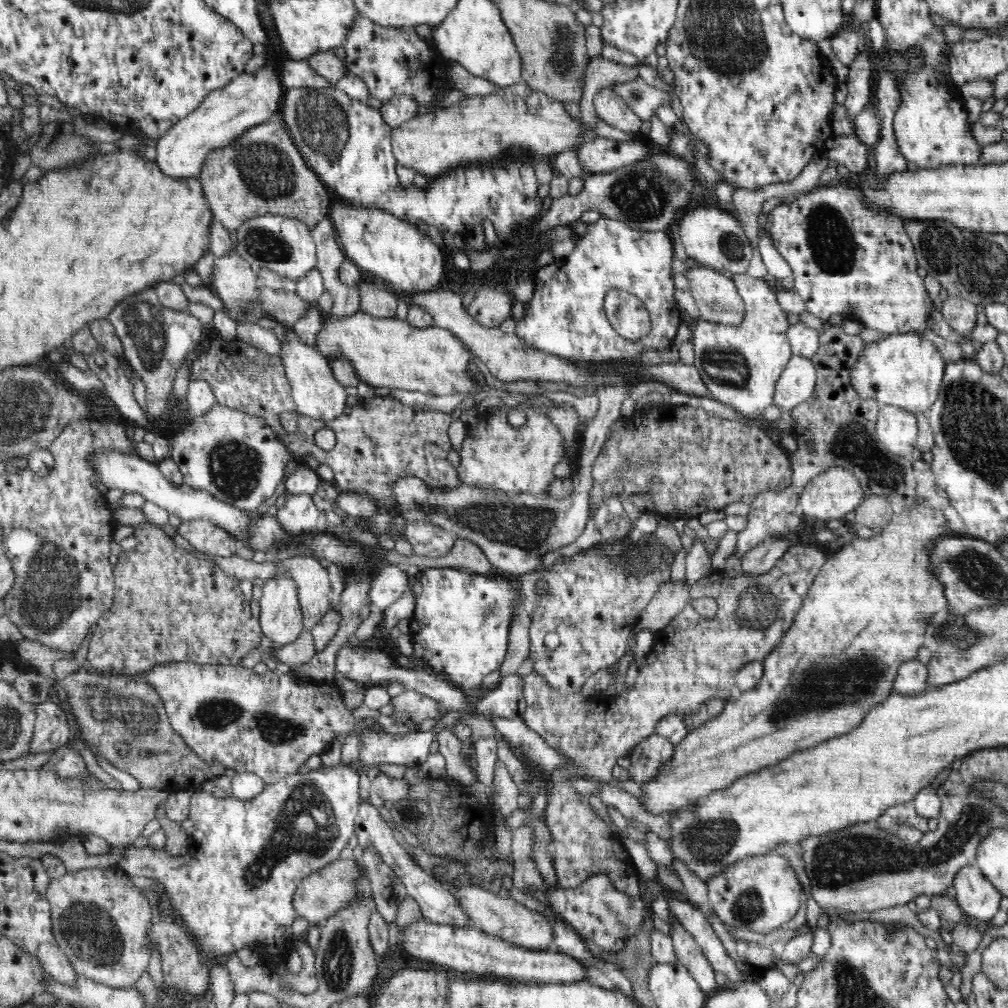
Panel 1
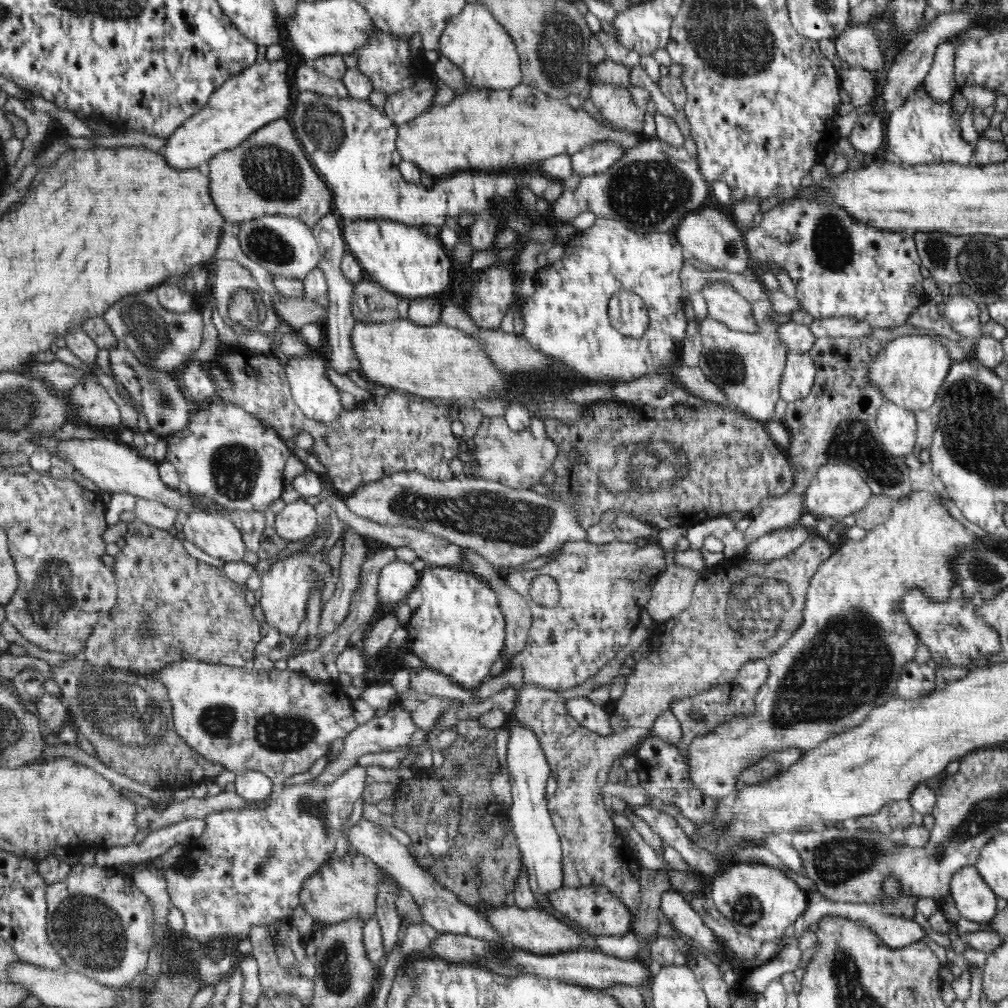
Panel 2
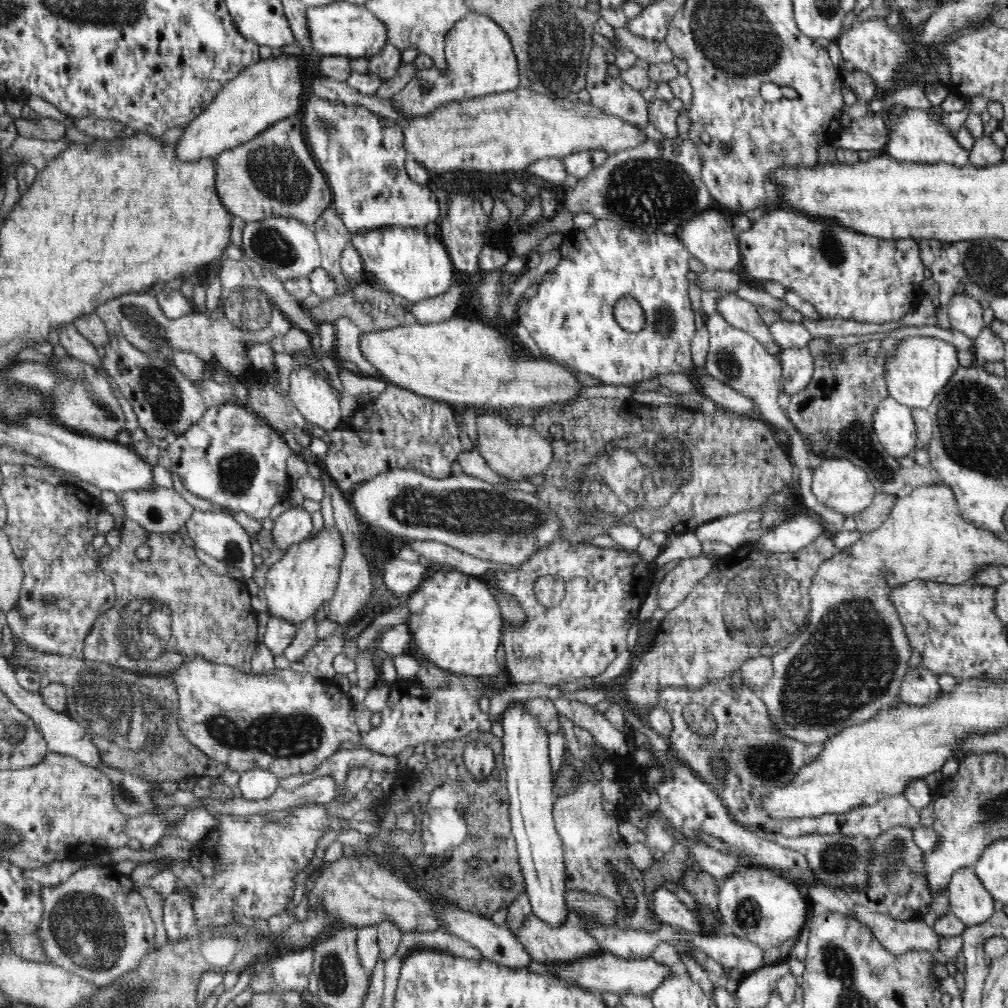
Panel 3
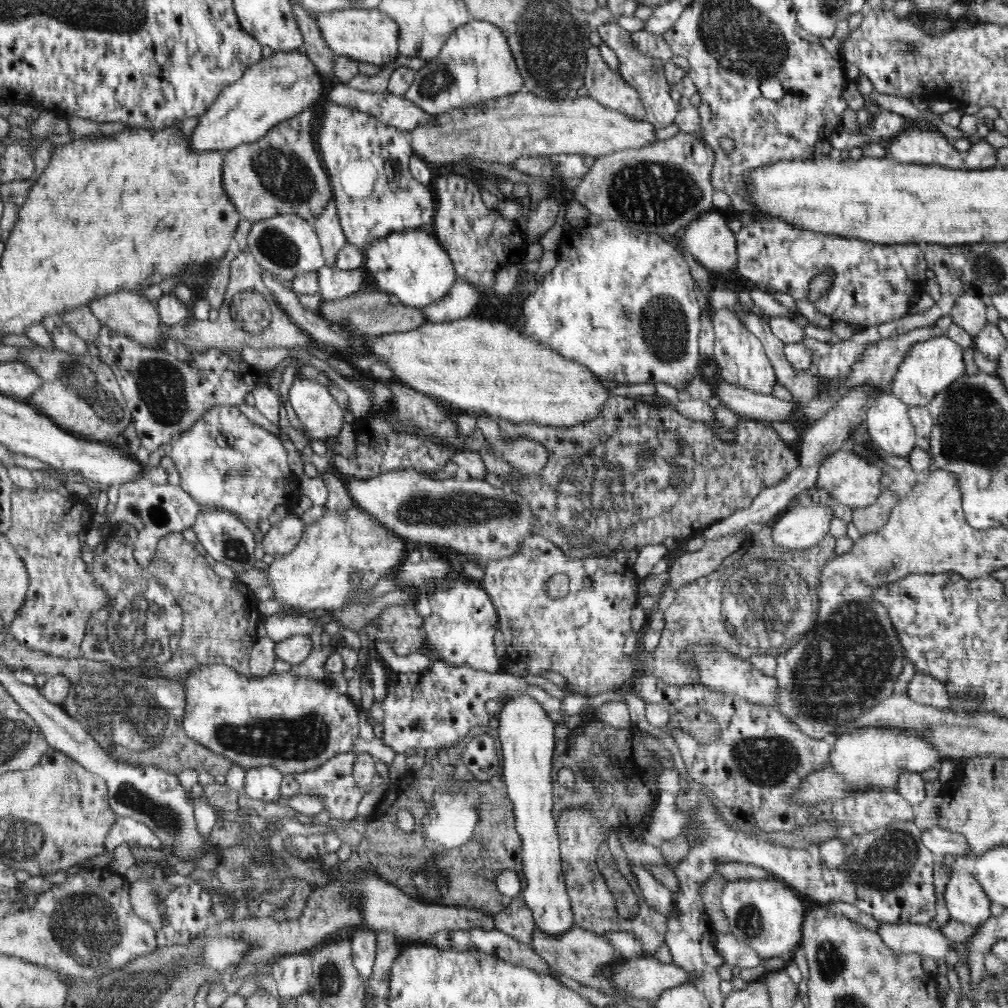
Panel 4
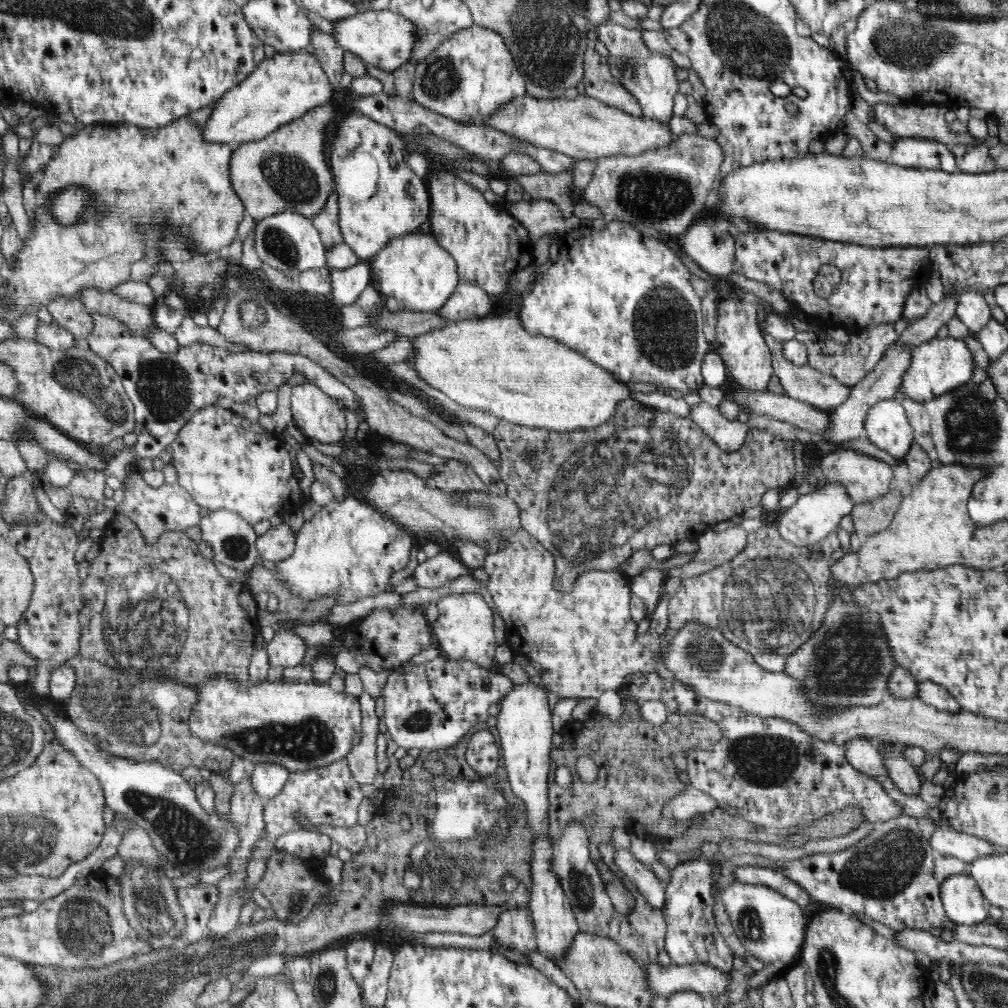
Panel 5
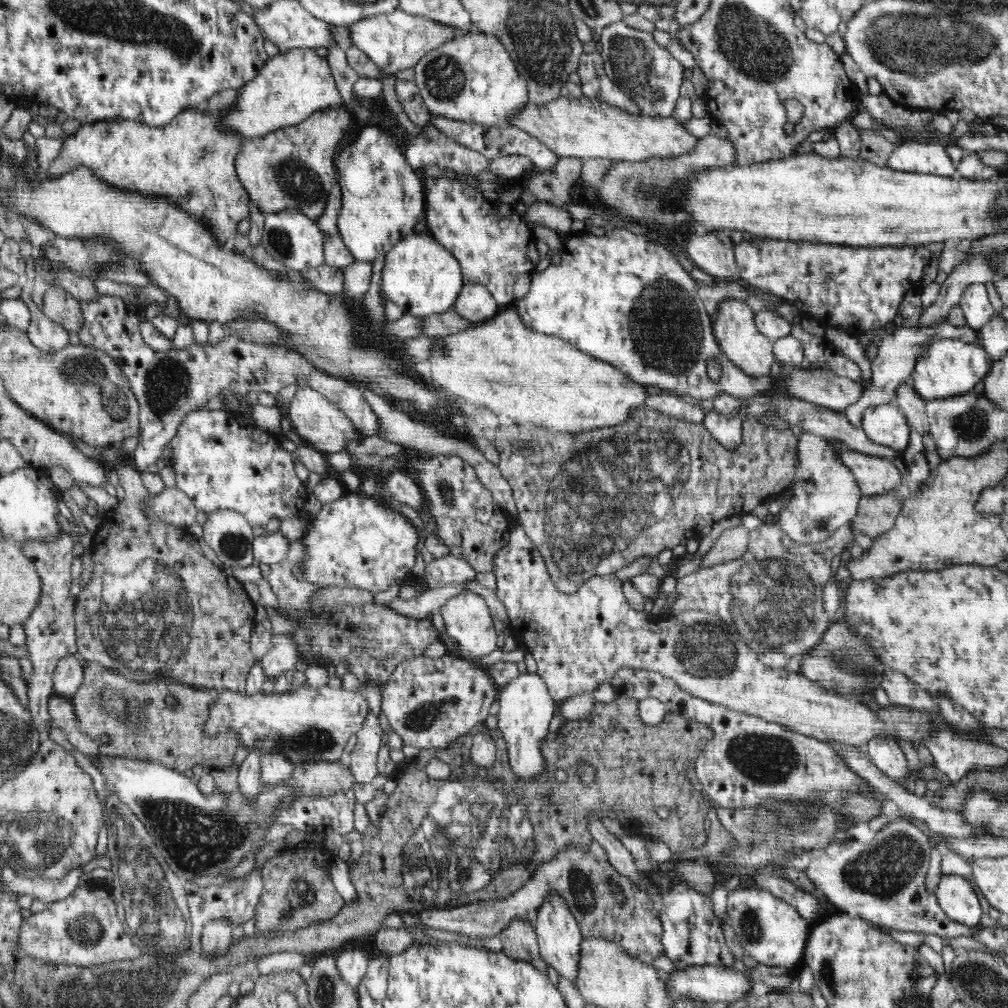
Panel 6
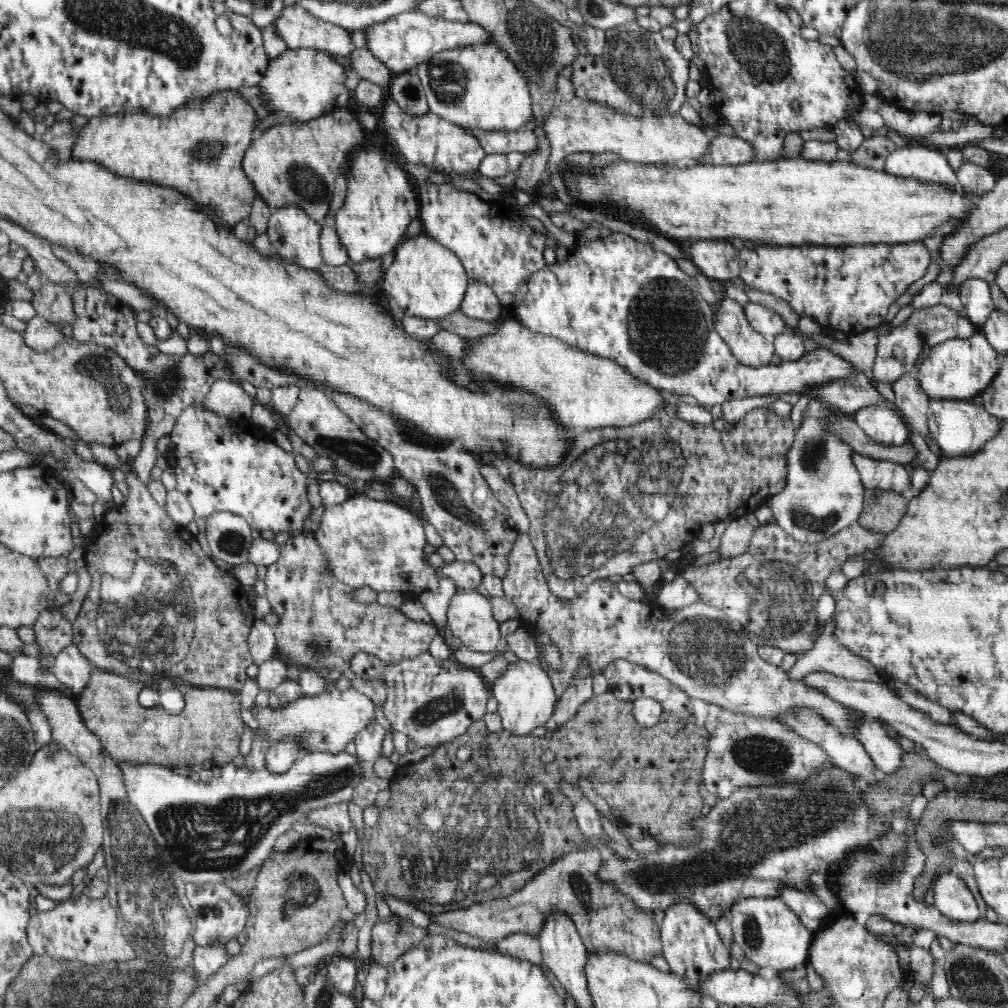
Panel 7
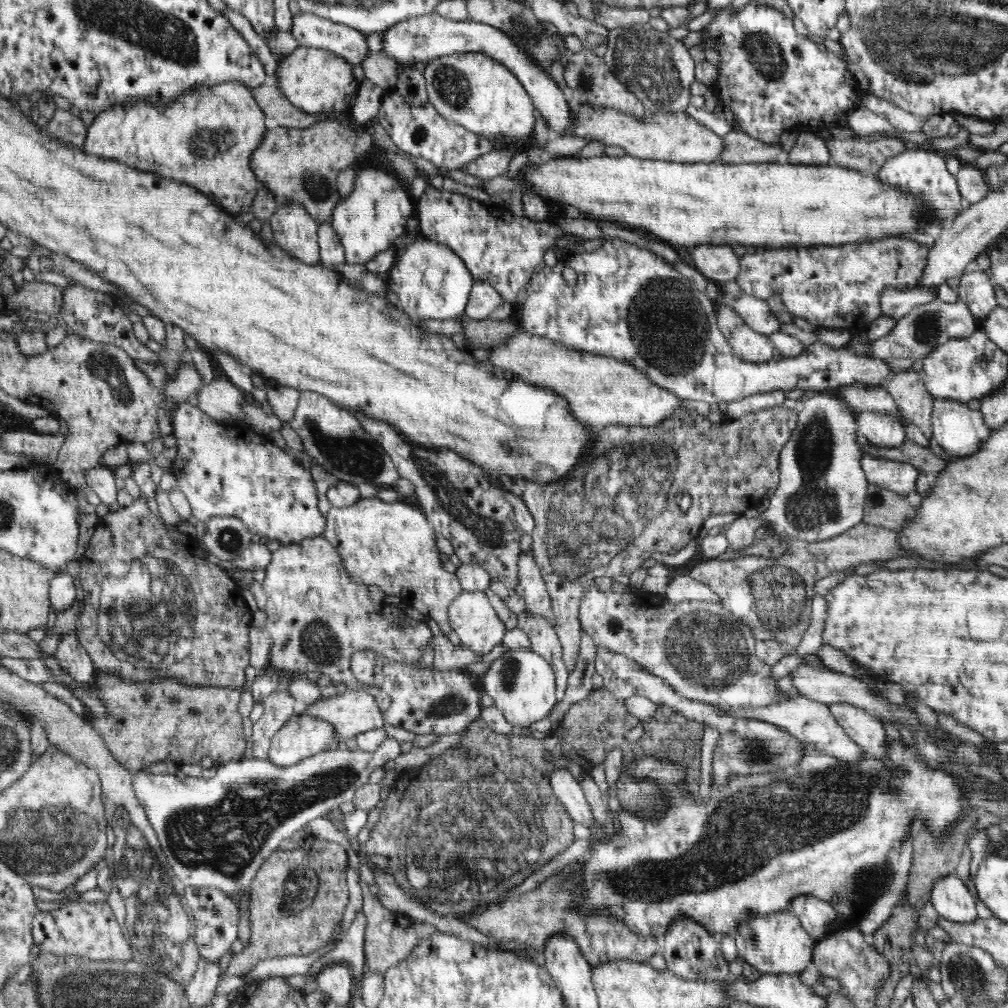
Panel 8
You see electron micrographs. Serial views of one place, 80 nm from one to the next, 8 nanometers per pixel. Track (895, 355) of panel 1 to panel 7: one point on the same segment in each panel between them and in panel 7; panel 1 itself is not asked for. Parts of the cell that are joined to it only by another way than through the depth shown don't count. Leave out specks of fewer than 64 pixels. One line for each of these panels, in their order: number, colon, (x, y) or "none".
2: (909, 370)
3: (920, 366)
4: (929, 366)
5: (937, 366)
6: (948, 367)
7: (959, 368)

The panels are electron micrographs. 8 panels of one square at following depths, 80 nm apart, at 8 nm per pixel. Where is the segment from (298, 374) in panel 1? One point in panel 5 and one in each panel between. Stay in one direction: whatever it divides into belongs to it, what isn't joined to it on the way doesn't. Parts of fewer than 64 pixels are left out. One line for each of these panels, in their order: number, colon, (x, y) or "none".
2: (317, 397)
3: (313, 397)
4: (321, 415)
5: (317, 415)

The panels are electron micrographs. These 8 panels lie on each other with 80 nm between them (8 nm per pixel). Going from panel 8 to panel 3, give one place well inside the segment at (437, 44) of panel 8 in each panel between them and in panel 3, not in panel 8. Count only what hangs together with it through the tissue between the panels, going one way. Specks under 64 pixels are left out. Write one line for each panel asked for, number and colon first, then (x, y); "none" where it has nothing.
3: (340, 28)
4: (367, 35)
5: (383, 38)
6: (395, 41)
7: (404, 41)

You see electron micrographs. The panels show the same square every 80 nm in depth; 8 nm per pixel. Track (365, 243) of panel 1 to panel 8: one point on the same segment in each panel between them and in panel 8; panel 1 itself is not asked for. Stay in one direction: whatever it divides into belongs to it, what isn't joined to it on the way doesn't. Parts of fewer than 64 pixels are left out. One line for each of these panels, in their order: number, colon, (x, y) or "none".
2: (405, 260)
3: (406, 262)
4: (413, 265)
5: (413, 268)
6: (422, 277)
7: (427, 280)
8: (432, 282)

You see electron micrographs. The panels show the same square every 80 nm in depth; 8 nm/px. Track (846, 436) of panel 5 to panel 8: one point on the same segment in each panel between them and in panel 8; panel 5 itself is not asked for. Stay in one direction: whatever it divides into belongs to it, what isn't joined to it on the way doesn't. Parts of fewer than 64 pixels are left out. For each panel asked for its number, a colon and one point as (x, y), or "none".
6: (897, 353)
7: (898, 350)
8: (914, 336)

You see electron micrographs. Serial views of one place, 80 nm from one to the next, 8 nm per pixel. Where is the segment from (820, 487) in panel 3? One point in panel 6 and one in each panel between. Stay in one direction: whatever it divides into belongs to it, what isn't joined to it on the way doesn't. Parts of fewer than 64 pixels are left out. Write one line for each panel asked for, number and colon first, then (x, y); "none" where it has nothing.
4: (852, 481)
5: (865, 478)
6: (874, 475)

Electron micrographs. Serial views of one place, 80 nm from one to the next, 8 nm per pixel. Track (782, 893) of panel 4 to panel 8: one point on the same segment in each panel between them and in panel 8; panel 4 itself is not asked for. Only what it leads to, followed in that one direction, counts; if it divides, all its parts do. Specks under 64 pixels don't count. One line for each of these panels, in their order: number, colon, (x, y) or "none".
5: (772, 928)
6: (772, 932)
7: (771, 934)
8: (776, 943)

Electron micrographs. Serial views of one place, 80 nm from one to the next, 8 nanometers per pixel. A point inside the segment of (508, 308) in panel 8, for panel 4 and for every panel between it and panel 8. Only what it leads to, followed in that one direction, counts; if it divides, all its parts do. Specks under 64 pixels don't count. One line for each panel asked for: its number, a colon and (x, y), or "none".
4: (463, 298)
5: (469, 301)
6: (475, 303)
7: (480, 302)

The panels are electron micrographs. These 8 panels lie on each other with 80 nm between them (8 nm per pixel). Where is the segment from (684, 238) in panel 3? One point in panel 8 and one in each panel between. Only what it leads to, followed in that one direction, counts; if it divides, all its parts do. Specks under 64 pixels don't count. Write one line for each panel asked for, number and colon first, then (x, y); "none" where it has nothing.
4: (709, 239)
5: (708, 242)
6: (714, 252)
7: (717, 259)
8: (720, 263)

